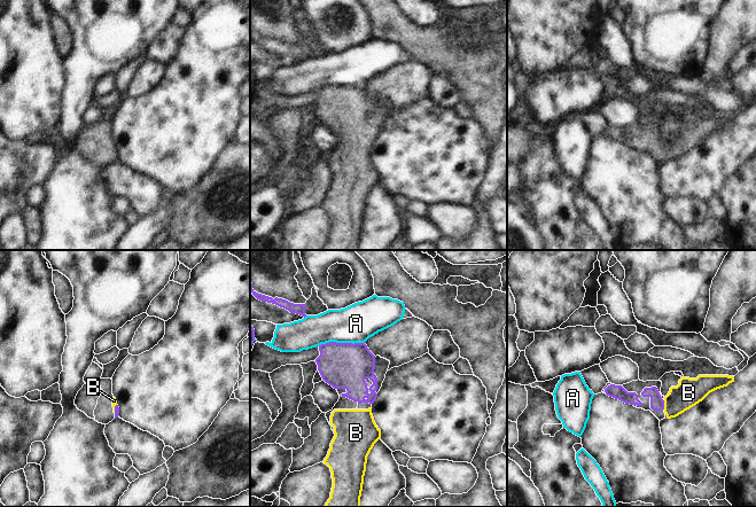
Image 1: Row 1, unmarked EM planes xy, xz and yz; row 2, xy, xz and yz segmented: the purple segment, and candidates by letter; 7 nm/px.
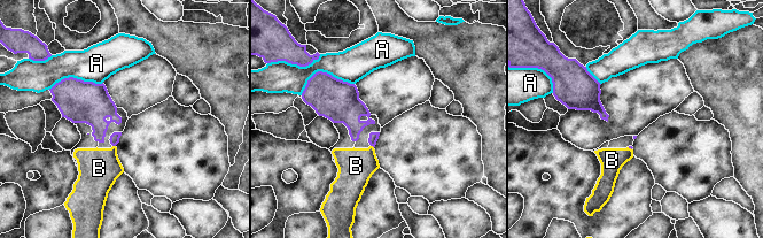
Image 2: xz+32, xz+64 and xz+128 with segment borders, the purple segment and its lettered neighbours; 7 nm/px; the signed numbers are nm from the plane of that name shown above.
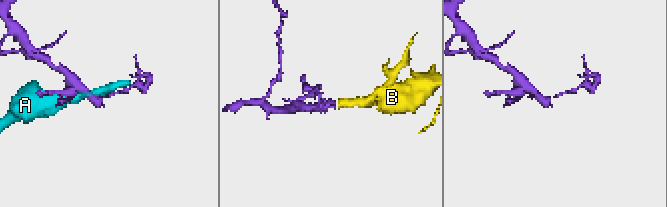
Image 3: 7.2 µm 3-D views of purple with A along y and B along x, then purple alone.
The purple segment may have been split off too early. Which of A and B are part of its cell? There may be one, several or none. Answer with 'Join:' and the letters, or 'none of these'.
Join: B

